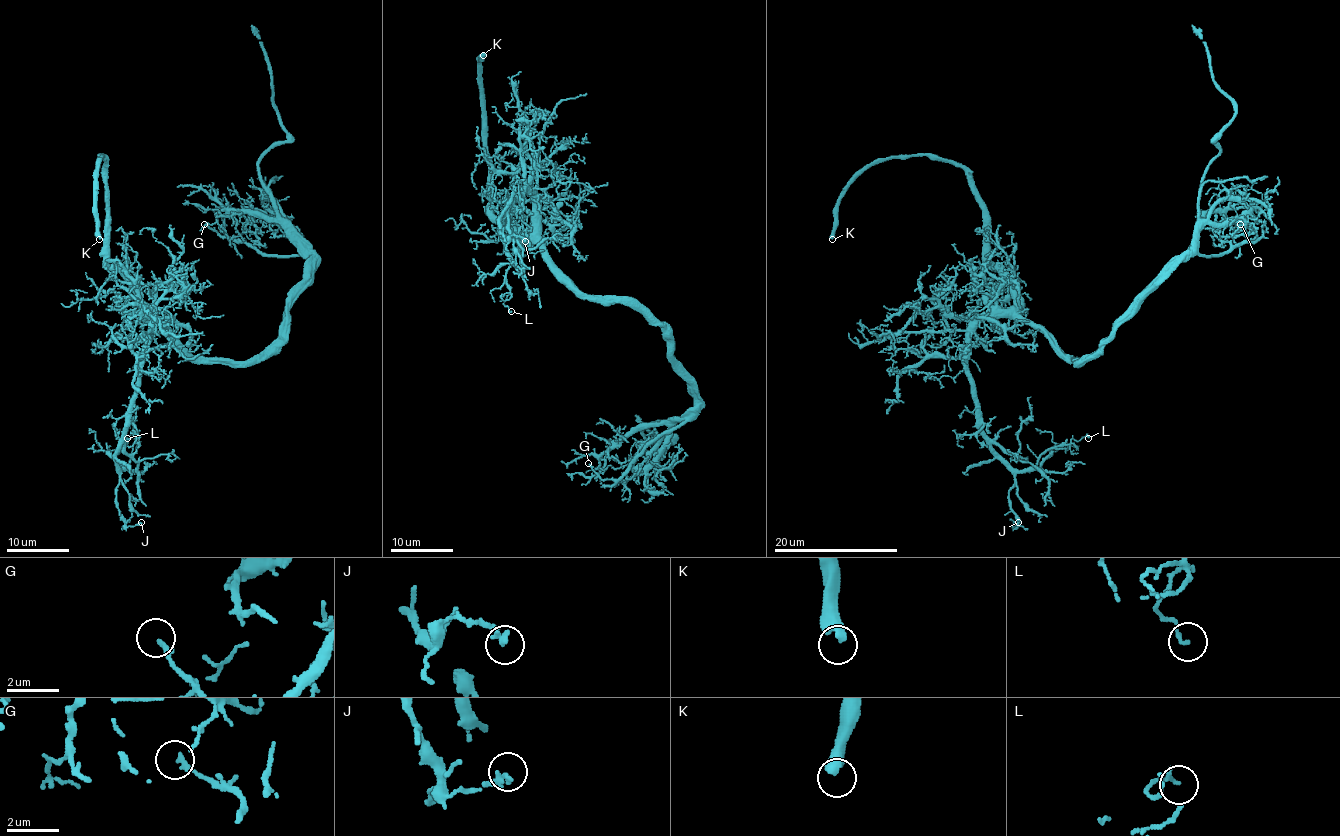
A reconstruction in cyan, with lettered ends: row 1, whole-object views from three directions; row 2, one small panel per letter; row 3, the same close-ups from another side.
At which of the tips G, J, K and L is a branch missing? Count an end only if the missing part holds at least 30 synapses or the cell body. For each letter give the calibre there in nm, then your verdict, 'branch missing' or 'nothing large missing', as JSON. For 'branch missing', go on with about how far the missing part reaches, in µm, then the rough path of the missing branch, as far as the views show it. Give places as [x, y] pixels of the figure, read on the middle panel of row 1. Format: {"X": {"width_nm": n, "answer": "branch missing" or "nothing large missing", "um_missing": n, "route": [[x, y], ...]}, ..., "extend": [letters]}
{"G": {"width_nm": 200, "answer": "nothing large missing"}, "J": {"width_nm": 240, "answer": "nothing large missing"}, "K": {"width_nm": 480, "answer": "branch missing", "um_missing": 160}, "L": {"width_nm": 110, "answer": "nothing large missing"}, "extend": ["K"]}

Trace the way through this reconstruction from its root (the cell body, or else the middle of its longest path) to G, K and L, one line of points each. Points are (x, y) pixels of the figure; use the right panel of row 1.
G: (1079, 362), (1085, 362), (1099, 348), (1177, 261), (1194, 255), (1223, 255), (1251, 242), (1256, 233), (1240, 224)
K: (1079, 362), (1020, 315), (1018, 290), (989, 262), (989, 213), (956, 165), (877, 158), (840, 199), (832, 239)
L: (1079, 362), (1017, 318), (986, 317), (967, 376), (981, 433), (1014, 469), (1088, 438)

